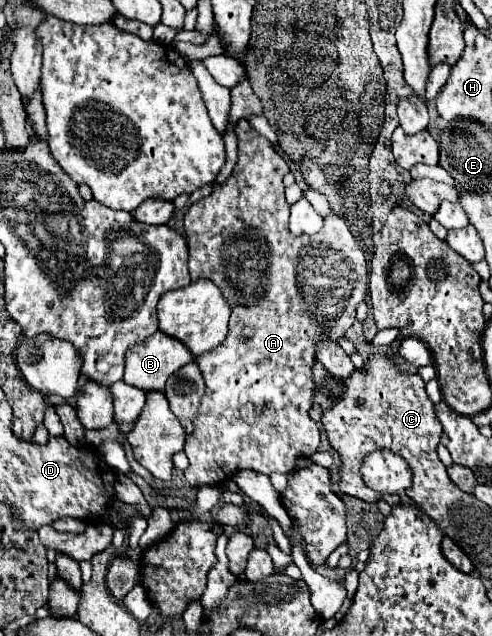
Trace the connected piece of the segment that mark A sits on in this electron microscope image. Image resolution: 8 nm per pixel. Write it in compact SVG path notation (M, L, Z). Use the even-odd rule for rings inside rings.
M241 118L237 122L237 138L239 138L239 160L233 168L233 174L225 180L225 184L213 184L213 194L205 196L203 200L199 200L197 204L191 204L187 214L185 214L185 238L187 238L187 246L189 246L189 272L191 278L209 278L213 280L225 300L231 306L231 320L229 320L229 334L225 338L225 342L221 342L217 348L199 354L195 358L195 362L201 368L201 374L205 378L205 396L201 400L199 406L199 416L195 418L195 430L193 434L187 436L185 442L185 454L189 458L189 468L185 470L185 478L189 480L189 484L193 484L193 488L199 486L217 486L219 482L231 478L235 472L239 470L255 470L261 474L273 474L273 472L281 472L281 474L289 474L293 472L293 468L297 466L299 458L307 458L311 454L317 452L319 442L321 442L321 432L319 426L311 420L309 410L313 406L313 396L315 396L315 382L313 382L313 364L317 362L315 358L315 346L321 340L331 340L331 342L339 342L345 332L353 326L355 322L355 308L357 304L361 304L367 298L367 280L369 280L369 270L367 270L367 260L363 250L359 248L357 240L353 238L349 226L339 218L339 216L331 213L331 216L324 218L324 225L321 231L311 238L311 236L295 236L289 232L289 204L285 202L285 186L283 186L283 176L289 172L289 164L287 160L283 160L283 156L279 156L275 152L275 148L271 146L271 142L261 136L259 132L253 130L253 126L247 122L247 118Z

